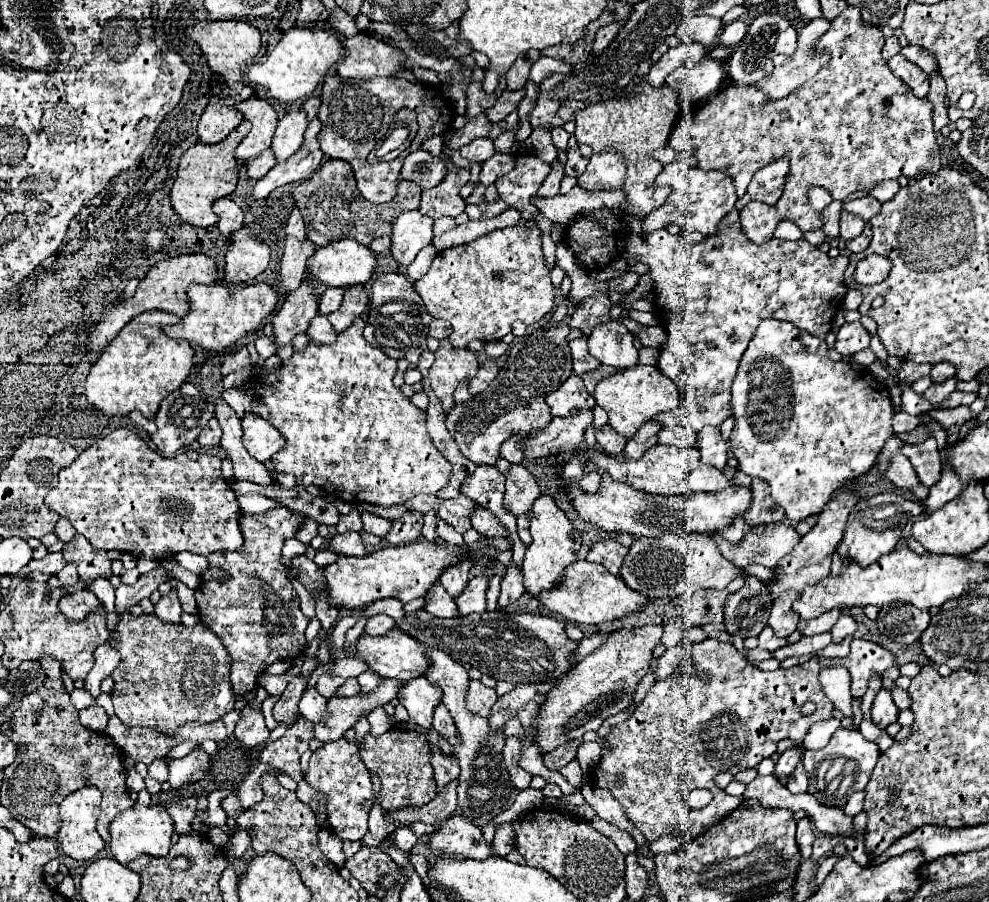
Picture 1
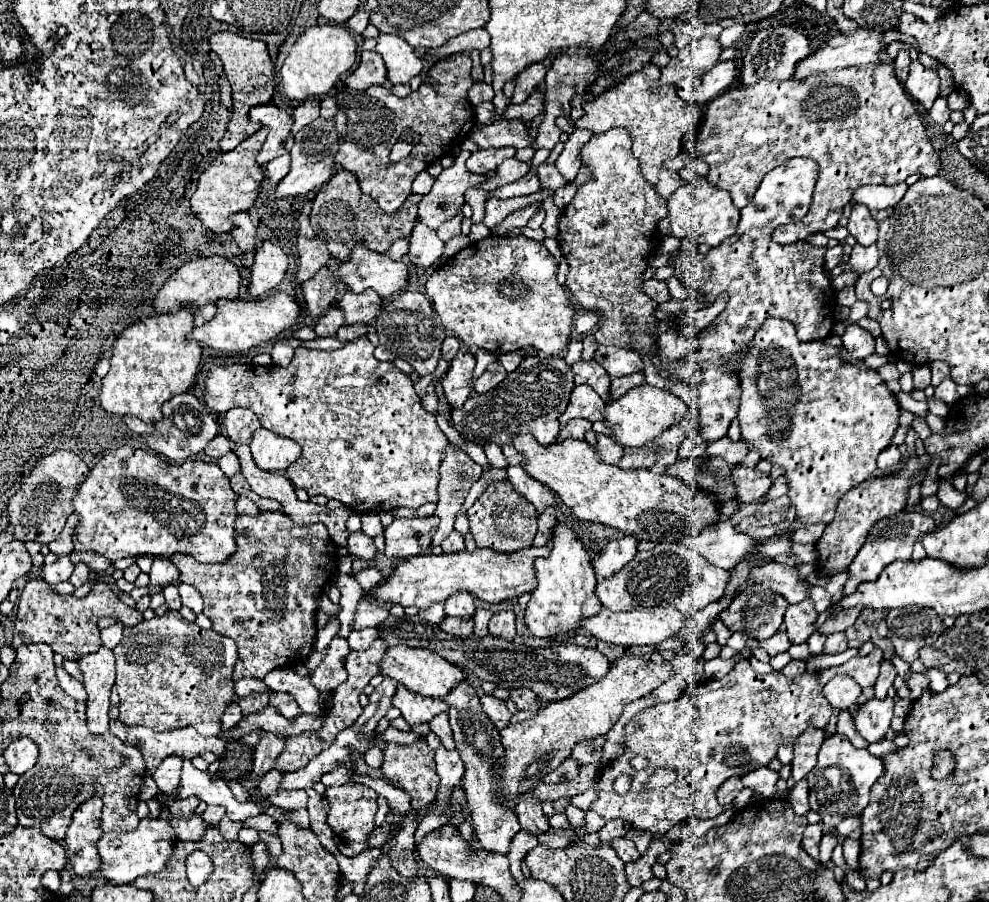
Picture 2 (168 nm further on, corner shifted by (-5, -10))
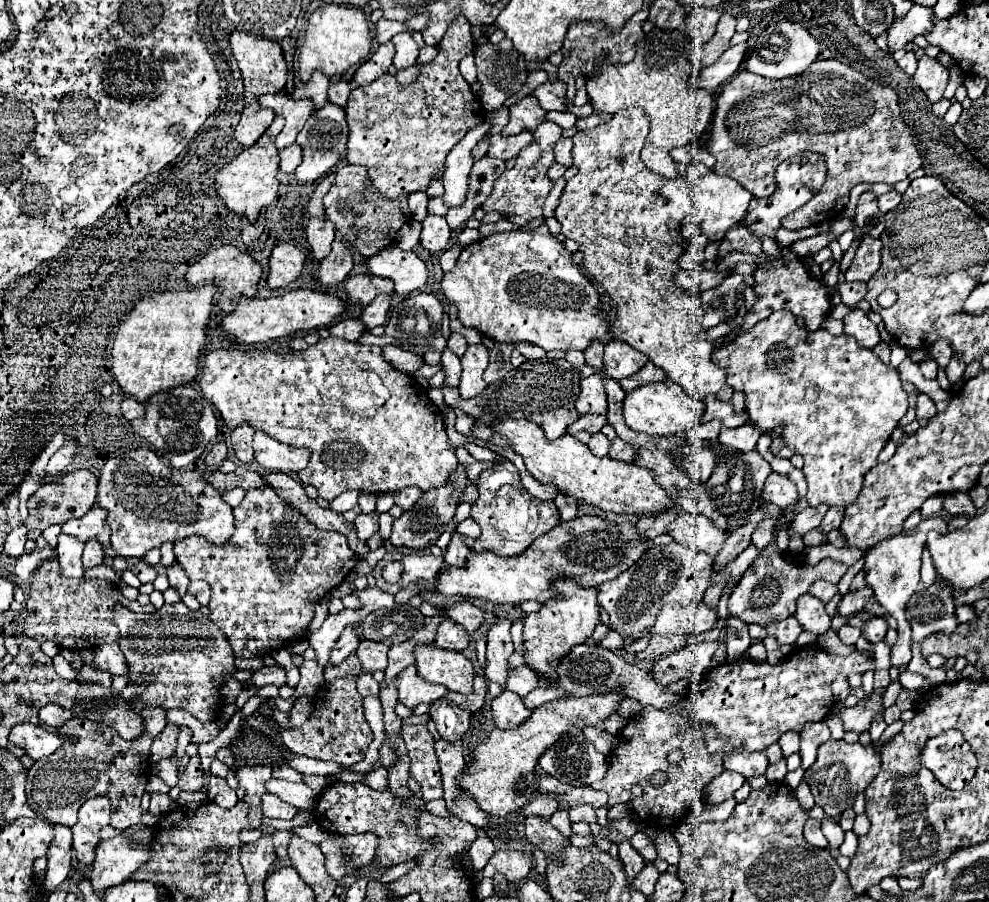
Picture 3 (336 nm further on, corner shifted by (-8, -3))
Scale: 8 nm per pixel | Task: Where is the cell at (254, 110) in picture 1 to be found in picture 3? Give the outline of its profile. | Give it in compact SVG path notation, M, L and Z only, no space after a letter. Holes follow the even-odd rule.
M282 92L264 94L264 96L258 98L258 102L260 102L260 106L272 108L276 114L280 114L280 116L286 118L286 126L284 126L284 130L276 138L276 148L278 150L284 150L286 146L294 144L296 134L304 128L306 120L316 110L314 104L312 104L312 100L308 100L308 98L294 100L292 96L282 94Z

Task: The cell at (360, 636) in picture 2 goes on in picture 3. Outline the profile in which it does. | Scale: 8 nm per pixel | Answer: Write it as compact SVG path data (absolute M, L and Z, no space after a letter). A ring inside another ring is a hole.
M344 628L340 638L336 640L332 652L330 652L330 664L342 664L360 644L360 630L354 630L354 628Z

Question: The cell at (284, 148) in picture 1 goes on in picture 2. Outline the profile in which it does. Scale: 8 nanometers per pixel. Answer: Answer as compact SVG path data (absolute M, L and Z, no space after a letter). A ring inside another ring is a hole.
M307 99L305 103L301 103L295 111L293 111L293 129L291 133L297 135L299 129L303 129L305 125L309 125L311 121L315 121L319 117L319 101L317 99Z

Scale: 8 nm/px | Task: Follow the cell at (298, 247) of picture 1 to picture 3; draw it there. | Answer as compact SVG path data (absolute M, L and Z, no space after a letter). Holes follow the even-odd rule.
M310 218L306 234L308 242L312 246L312 254L316 260L322 260L330 252L330 244L334 240L334 224L330 220L320 220L320 218Z

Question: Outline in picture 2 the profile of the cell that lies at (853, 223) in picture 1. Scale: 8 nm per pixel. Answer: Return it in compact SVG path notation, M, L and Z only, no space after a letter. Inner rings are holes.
M855 205L851 209L847 229L859 245L873 245L877 241L877 221L869 215L865 205Z

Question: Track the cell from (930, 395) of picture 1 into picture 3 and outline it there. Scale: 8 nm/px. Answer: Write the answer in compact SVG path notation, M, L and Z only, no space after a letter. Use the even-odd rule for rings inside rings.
M954 354L952 360L950 360L950 364L946 366L946 376L948 376L948 380L958 382L958 380L962 378L962 374L964 374L964 368L966 368L966 364L960 360L958 354Z

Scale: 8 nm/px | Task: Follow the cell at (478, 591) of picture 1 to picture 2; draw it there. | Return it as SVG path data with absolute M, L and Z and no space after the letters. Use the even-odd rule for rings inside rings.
M445 617L445 621L441 623L441 629L451 633L453 637L469 637L469 635L473 635L473 627L475 627L473 617L469 617L469 619Z

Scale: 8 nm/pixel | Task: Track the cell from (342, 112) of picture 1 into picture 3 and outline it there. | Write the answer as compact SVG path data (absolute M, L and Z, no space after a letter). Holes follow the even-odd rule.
M456 16L456 20L452 20L444 38L438 44L438 56L432 62L424 64L424 68L420 68L420 76L416 78L416 82L402 86L396 80L396 76L384 74L372 84L352 90L348 106L346 106L346 120L350 126L346 160L348 164L366 166L372 184L380 190L384 198L392 200L392 198L398 198L416 190L426 190L430 180L442 178L448 152L466 136L468 130L484 122L486 112L480 100L474 98L470 84L458 72L460 60L472 54L474 48L476 44L472 40L468 20L464 16Z

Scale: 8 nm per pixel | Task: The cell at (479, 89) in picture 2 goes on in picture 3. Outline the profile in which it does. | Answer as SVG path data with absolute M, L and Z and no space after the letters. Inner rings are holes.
M466 56L460 62L460 74L466 78L468 84L474 84L476 82L476 66L474 66L474 58L472 56Z

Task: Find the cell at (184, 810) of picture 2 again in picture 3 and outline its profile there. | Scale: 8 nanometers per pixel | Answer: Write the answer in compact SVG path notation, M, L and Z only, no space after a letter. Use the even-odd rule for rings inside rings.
M192 756L188 766L180 772L180 790L186 790L186 792L198 792L204 784L204 778L202 778L202 766L200 766L200 758L198 756Z

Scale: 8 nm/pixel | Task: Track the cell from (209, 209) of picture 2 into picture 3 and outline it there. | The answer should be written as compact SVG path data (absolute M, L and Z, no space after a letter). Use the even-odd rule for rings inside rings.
M276 116L274 122L268 126L264 136L250 148L246 148L240 156L236 156L230 164L226 164L222 170L216 174L216 190L218 196L226 202L226 206L242 216L248 216L250 222L258 220L258 214L264 206L268 206L272 200L278 198L278 170L280 170L280 152L274 146L274 138L282 132L284 118Z

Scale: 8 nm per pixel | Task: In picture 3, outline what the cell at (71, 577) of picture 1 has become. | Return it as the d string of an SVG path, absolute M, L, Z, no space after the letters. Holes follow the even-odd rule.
M88 540L86 542L86 548L84 548L84 556L82 556L82 562L86 568L92 568L92 566L98 566L102 564L104 560L104 548L98 540Z

